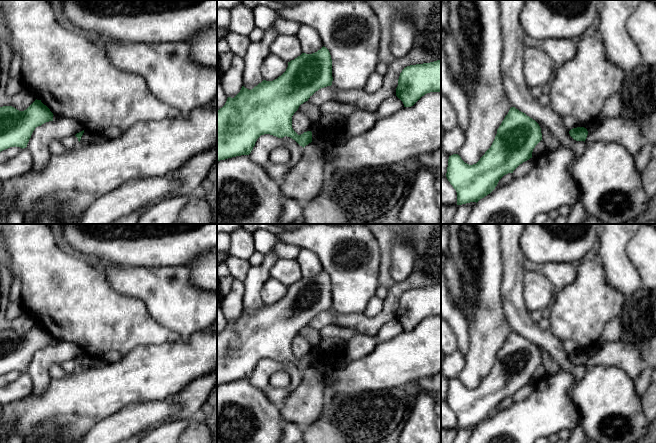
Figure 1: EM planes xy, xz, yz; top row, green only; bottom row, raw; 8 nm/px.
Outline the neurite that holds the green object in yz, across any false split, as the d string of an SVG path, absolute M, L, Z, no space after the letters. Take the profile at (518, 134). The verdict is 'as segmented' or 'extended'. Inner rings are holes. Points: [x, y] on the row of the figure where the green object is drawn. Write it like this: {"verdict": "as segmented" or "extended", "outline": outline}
{"verdict": "as segmented", "outline": "M511 107L497 129L491 147L476 164L465 163L458 154L449 156L446 177L457 192L457 205L477 203L490 194L504 175L513 173L520 164L532 158L533 149L541 140L539 124L525 113Z"}

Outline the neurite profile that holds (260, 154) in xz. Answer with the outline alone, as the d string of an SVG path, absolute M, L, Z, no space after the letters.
M270 134L261 135L249 154L253 162L265 166L270 161L270 153L276 148L287 148L282 138Z

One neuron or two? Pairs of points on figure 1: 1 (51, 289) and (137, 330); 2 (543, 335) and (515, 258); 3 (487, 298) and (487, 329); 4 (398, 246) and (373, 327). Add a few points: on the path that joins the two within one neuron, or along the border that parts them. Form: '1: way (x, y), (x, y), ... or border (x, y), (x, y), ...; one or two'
1: way (72, 299), (98, 319), (116, 321); one
2: way (523, 320), (514, 309), (514, 278); one
3: way (487, 306), (487, 321); one
4: border (391, 250), (389, 275), (395, 281), (400, 282); two

